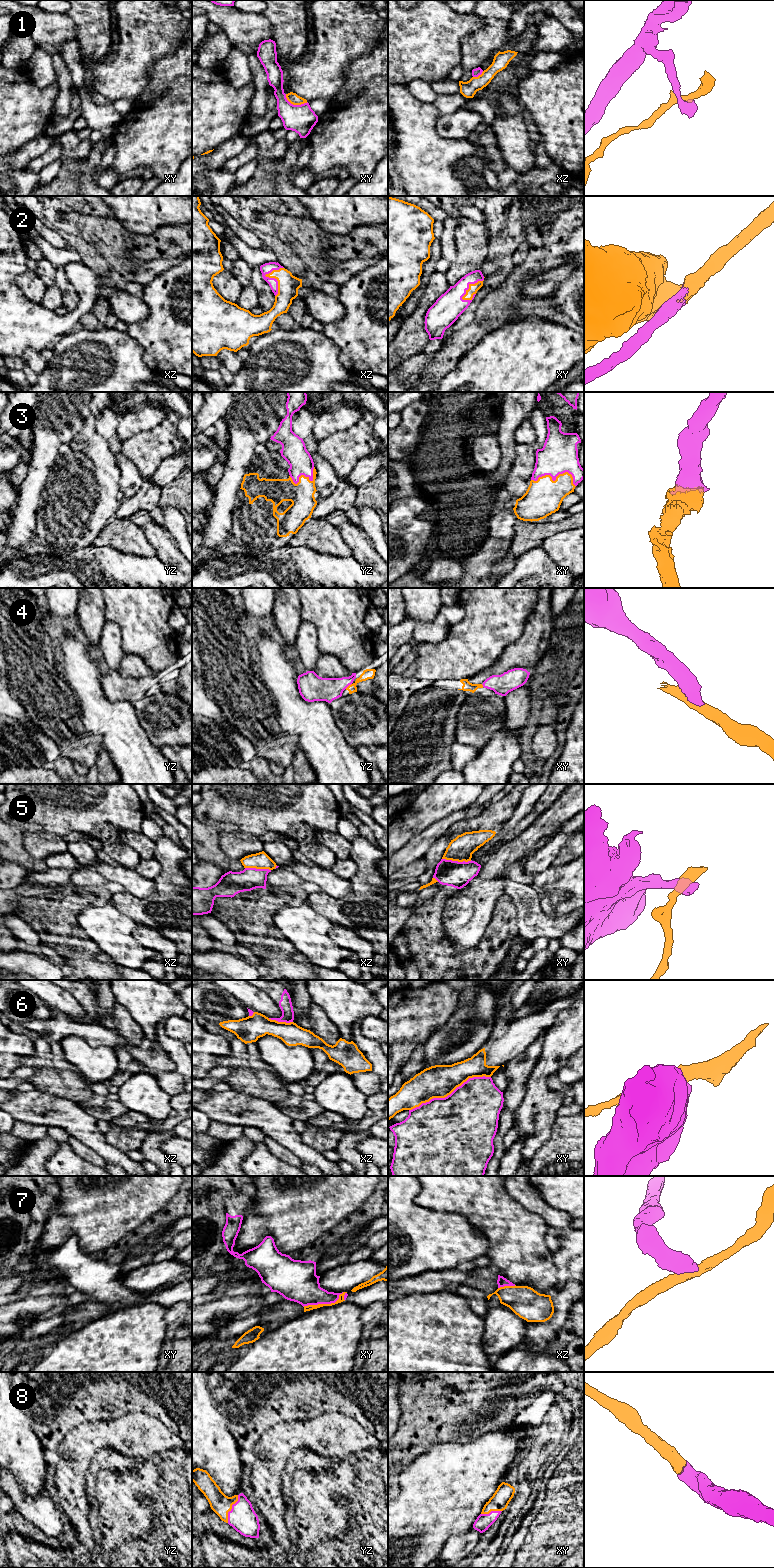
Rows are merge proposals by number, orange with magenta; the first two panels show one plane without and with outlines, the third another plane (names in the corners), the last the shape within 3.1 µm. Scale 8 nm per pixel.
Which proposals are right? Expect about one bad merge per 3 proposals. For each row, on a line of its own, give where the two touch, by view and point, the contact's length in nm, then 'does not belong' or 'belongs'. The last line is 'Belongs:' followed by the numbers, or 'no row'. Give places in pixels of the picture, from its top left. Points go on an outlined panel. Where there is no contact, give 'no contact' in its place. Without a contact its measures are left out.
1: meets orange in xy at (295, 104); contact 200 nm long; does not belong
2: meets orange in xz at (270, 277); contact 240 nm long; belongs
3: meets orange in xy at (556, 477); contact 360 nm long; belongs
4: meets orange in yz at (349, 685); contact 70 nm long; does not belong
5: meets orange in xy at (457, 860); contact 240 nm long; does not belong
6: meets orange in xy at (449, 1094); contact 700 nm long; does not belong
7: meets orange in xy at (325, 1304); contact 360 nm long; does not belong
8: meets orange in yz at (231, 1508); contact 240 nm long; belongs
Belongs: 2, 3, 8

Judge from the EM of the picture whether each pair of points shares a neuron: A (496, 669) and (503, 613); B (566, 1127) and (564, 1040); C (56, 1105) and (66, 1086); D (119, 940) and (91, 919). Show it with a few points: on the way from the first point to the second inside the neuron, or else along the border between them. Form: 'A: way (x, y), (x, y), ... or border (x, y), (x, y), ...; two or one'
A: border (514, 642), (510, 643), (491, 665), (478, 672); two
B: border (557, 1116), (548, 1138); two
C: border (38, 1090), (65, 1097), (77, 1104); two
D: way (112, 933), (103, 924), (98, 922); one

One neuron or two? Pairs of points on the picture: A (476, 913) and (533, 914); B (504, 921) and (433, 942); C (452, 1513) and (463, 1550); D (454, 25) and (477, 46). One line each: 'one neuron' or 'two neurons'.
A: two neurons
B: one neuron
C: two neurons
D: two neurons

